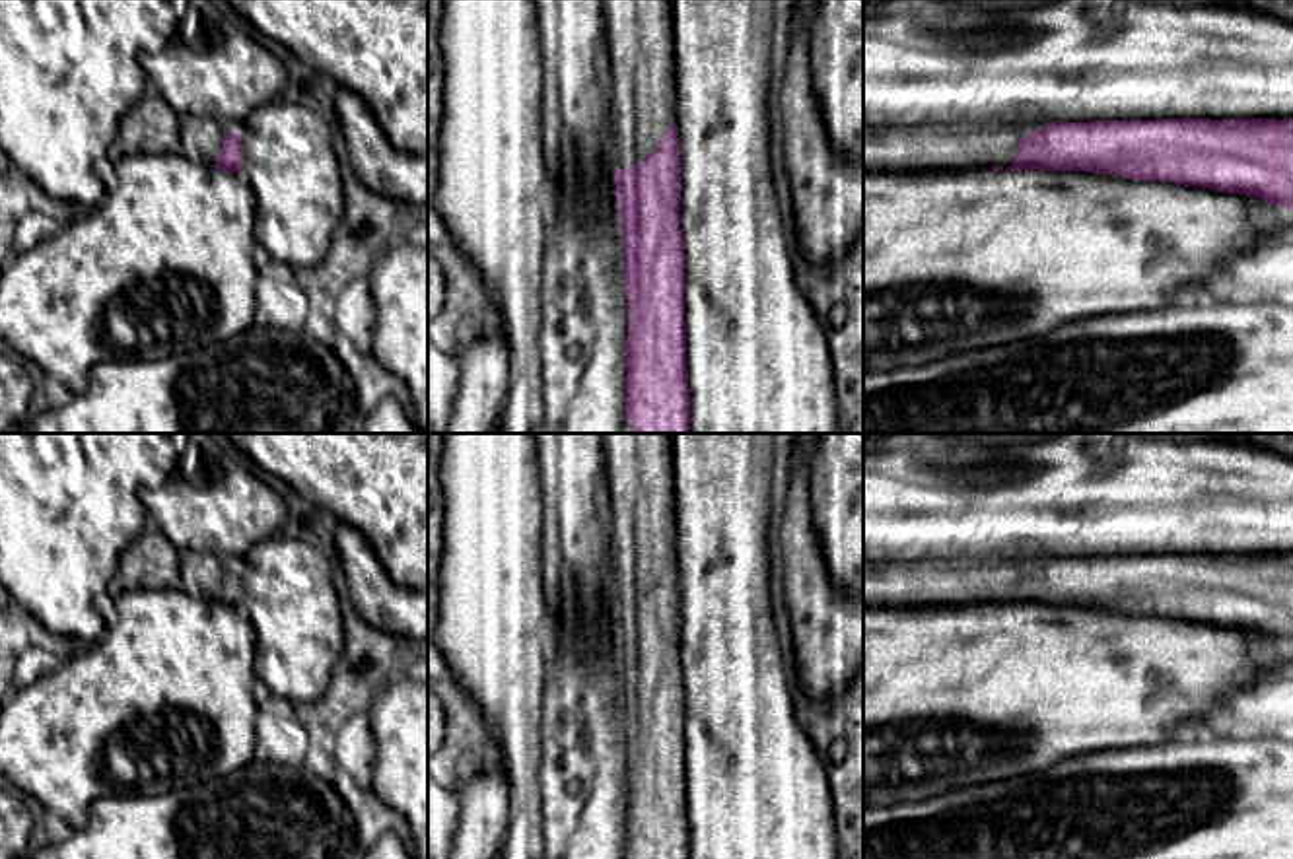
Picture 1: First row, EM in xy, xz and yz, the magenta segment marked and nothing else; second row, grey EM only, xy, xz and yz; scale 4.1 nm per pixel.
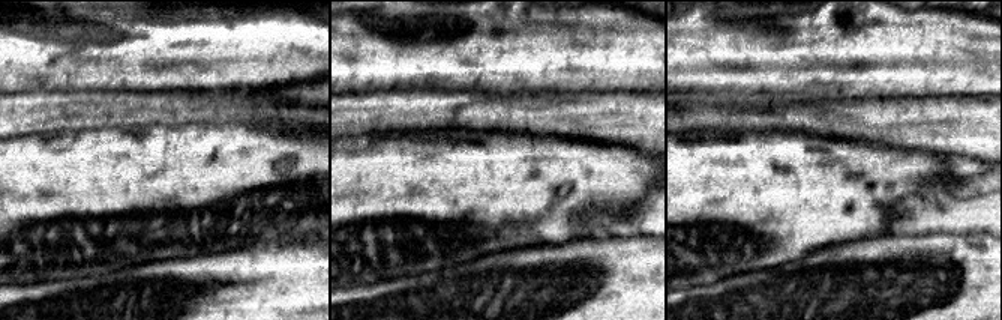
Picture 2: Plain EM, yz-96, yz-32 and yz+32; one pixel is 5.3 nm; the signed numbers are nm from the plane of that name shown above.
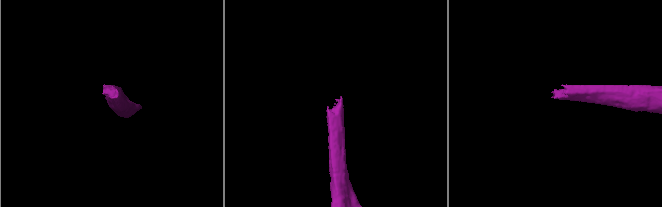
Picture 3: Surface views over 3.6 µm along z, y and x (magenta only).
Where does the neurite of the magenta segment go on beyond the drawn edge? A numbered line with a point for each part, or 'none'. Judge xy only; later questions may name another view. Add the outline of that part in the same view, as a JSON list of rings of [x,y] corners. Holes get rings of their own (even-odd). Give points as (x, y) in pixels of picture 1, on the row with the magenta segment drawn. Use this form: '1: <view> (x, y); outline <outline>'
1: xy (201, 137); outline [[[202,115],[181,117],[181,150],[179,154],[196,163],[216,165],[220,148],[231,126]]]

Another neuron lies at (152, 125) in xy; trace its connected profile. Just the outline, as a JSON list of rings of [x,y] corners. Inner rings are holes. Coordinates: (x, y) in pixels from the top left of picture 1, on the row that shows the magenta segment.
[[[148,87],[122,117],[105,157],[117,163],[134,154],[179,154],[179,130],[181,115],[154,87]]]

